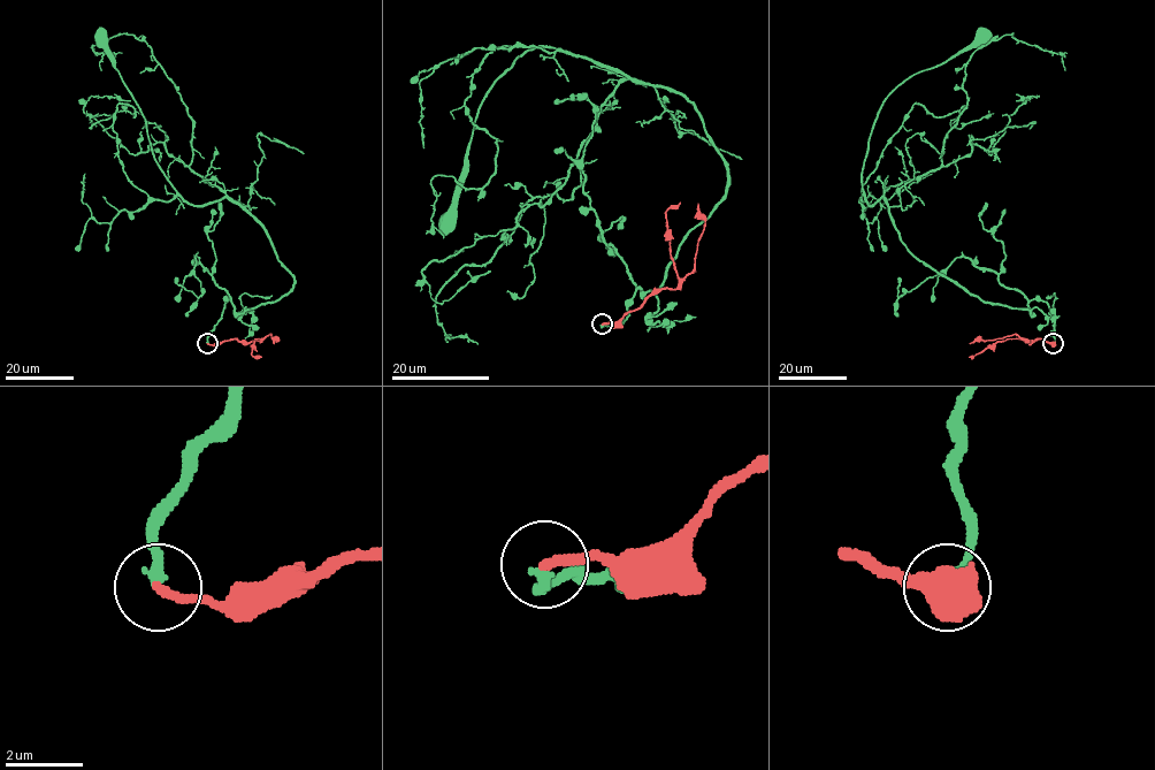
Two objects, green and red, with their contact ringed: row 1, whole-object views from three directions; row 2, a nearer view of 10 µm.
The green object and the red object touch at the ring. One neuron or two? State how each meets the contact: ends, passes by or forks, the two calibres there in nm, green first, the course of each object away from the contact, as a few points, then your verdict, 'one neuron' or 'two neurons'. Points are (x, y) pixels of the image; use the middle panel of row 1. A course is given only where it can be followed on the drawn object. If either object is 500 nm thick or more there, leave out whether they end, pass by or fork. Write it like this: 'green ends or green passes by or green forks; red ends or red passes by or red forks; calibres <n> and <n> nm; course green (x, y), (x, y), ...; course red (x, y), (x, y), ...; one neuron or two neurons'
green ends; red ends; calibres 240 and 260 nm; course green (602, 323), (655, 291), (726, 191), (681, 94), (528, 50), (475, 119), (444, 227); course red (602, 323), (618, 322), (650, 295), (678, 286), (666, 213), (680, 201); one neuron

